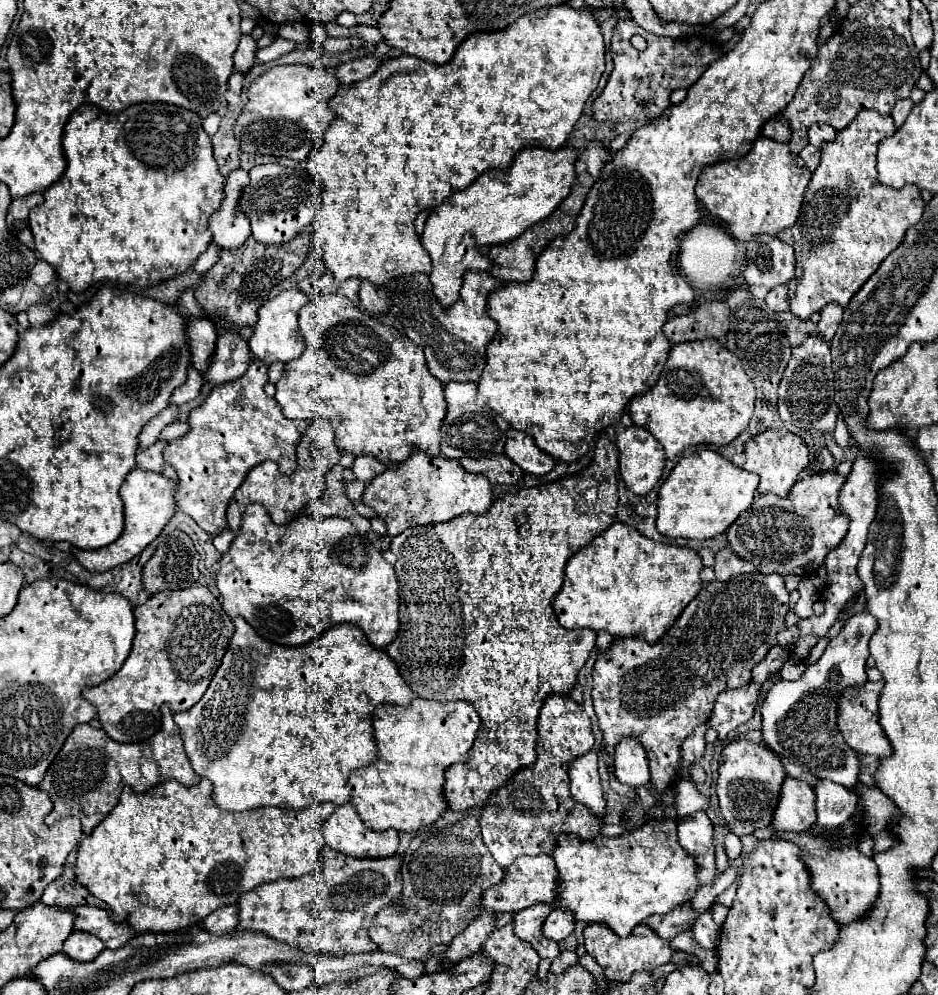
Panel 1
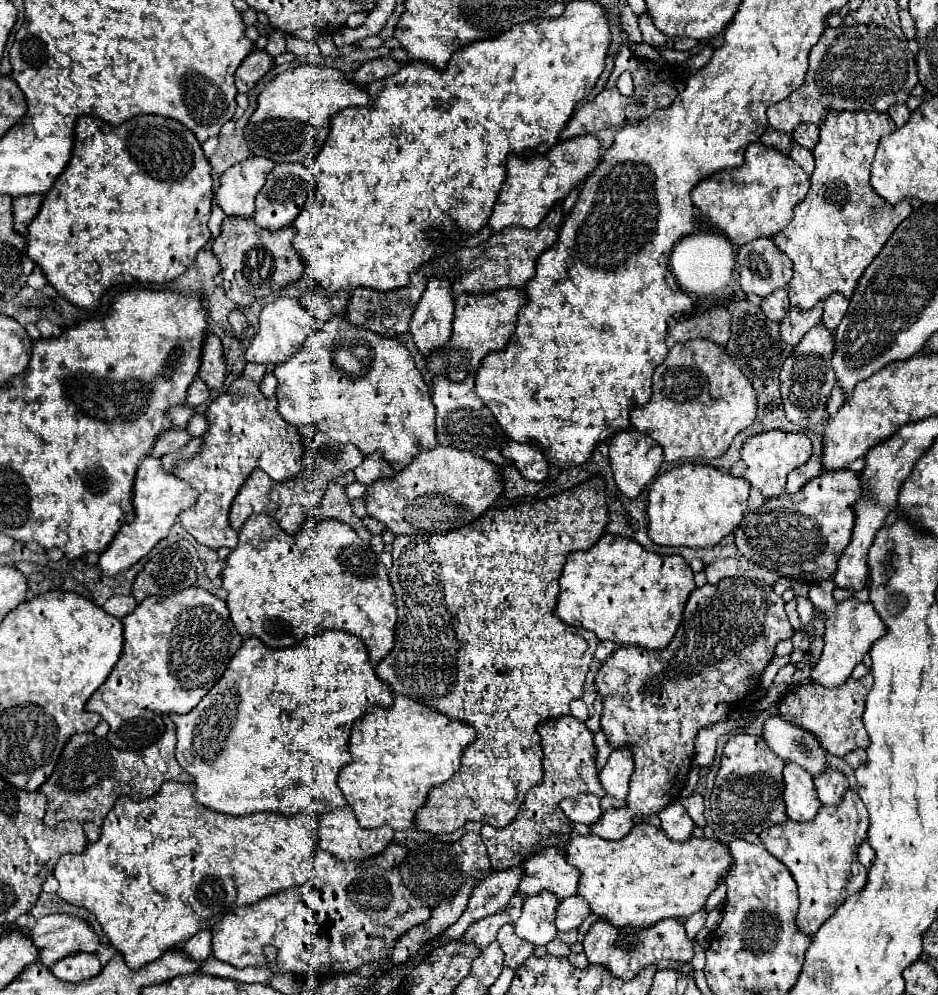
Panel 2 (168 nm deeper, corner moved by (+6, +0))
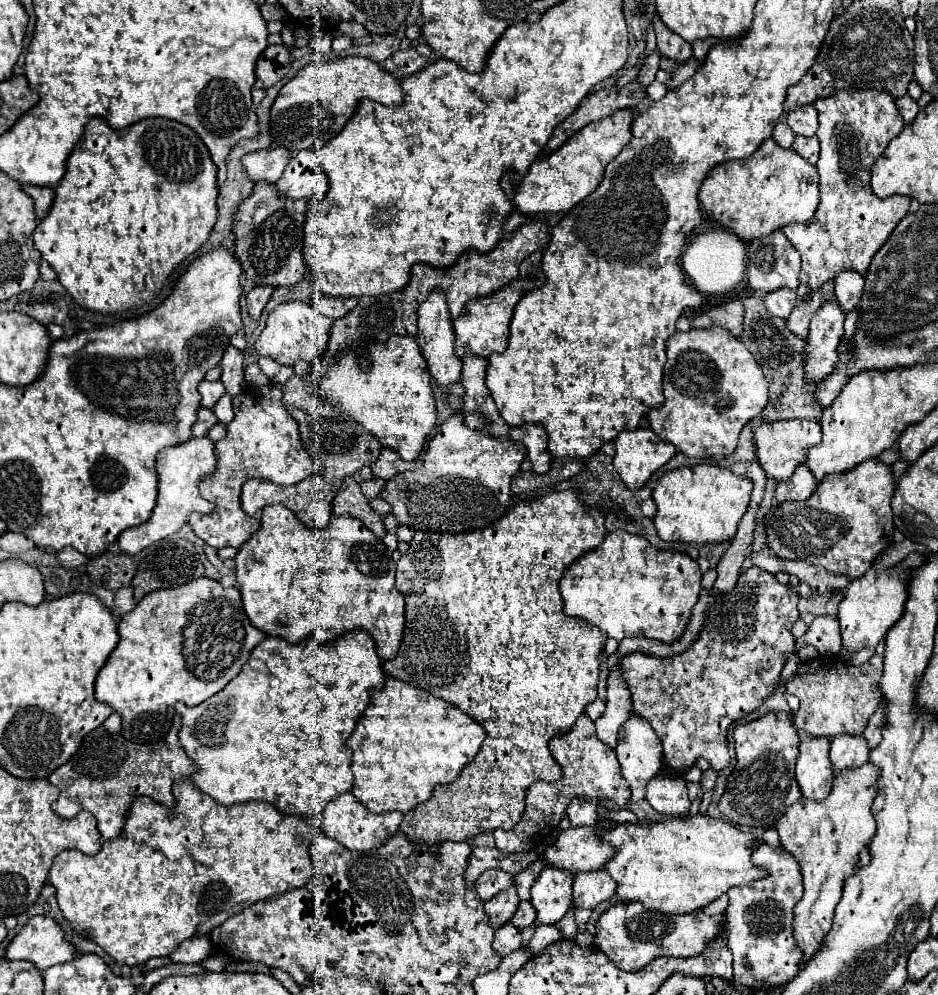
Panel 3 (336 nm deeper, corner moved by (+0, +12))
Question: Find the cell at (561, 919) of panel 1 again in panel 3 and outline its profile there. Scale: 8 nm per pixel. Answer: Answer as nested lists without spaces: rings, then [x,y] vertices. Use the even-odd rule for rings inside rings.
[[[590,871],[580,873],[574,877],[574,907],[580,909],[594,909],[602,901],[610,899],[616,891],[616,881],[604,871]]]

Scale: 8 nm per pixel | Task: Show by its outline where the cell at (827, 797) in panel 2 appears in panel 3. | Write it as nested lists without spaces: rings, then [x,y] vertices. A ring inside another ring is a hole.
[[[862,735],[834,737],[832,745],[830,745],[830,763],[832,763],[834,773],[862,767],[868,761],[868,753],[870,753],[870,749]]]

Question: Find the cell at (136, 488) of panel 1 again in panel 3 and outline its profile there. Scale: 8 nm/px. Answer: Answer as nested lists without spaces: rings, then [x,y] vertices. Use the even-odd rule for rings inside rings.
[[[200,437],[200,439],[190,439],[182,445],[172,445],[166,447],[158,453],[156,457],[156,473],[158,473],[158,499],[156,499],[156,507],[150,515],[150,519],[138,527],[130,527],[126,531],[120,533],[118,537],[118,545],[120,551],[126,555],[136,555],[140,553],[144,547],[166,539],[168,535],[176,533],[186,521],[188,515],[192,511],[198,513],[212,513],[214,505],[210,501],[206,501],[200,491],[198,491],[198,481],[202,475],[208,475],[214,471],[216,465],[216,457],[214,457],[214,443],[208,437]]]

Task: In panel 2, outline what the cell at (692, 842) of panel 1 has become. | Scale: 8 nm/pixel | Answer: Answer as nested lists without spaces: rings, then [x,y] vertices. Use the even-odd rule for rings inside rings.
[[[672,801],[670,805],[666,805],[660,813],[658,813],[660,821],[662,821],[662,829],[664,833],[674,839],[674,841],[688,841],[692,837],[692,829],[694,829],[694,821],[690,819],[690,815],[686,813],[686,809],[682,807],[680,801]]]

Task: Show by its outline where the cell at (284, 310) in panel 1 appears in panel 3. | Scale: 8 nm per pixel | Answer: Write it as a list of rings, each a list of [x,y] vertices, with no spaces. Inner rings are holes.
[[[288,301],[288,303],[276,305],[270,311],[270,315],[266,319],[266,327],[260,333],[260,337],[256,339],[254,349],[258,355],[268,355],[282,365],[294,365],[298,359],[310,363],[326,351],[330,327],[332,327],[332,319],[318,313],[318,309],[314,309],[314,305],[304,303],[304,301]]]

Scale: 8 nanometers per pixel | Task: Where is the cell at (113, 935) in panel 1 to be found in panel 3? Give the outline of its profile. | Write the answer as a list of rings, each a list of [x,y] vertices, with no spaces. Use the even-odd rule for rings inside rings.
[[[44,915],[32,917],[6,949],[6,959],[32,961],[40,971],[70,961],[78,949],[66,939],[62,927]]]

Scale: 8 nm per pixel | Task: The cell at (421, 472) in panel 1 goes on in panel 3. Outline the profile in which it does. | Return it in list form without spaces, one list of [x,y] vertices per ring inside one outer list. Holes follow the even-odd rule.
[[[452,415],[428,441],[422,467],[392,477],[380,491],[380,497],[390,503],[396,521],[412,529],[438,533],[482,529],[500,519],[510,507],[510,481],[524,457],[526,447],[522,443],[498,441],[472,431],[460,417]]]

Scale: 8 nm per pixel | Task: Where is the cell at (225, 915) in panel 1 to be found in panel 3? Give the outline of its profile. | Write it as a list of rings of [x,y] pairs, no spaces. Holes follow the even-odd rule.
[[[192,937],[190,941],[184,941],[178,945],[178,949],[170,955],[172,963],[198,963],[206,959],[212,953],[212,941],[210,937]]]

